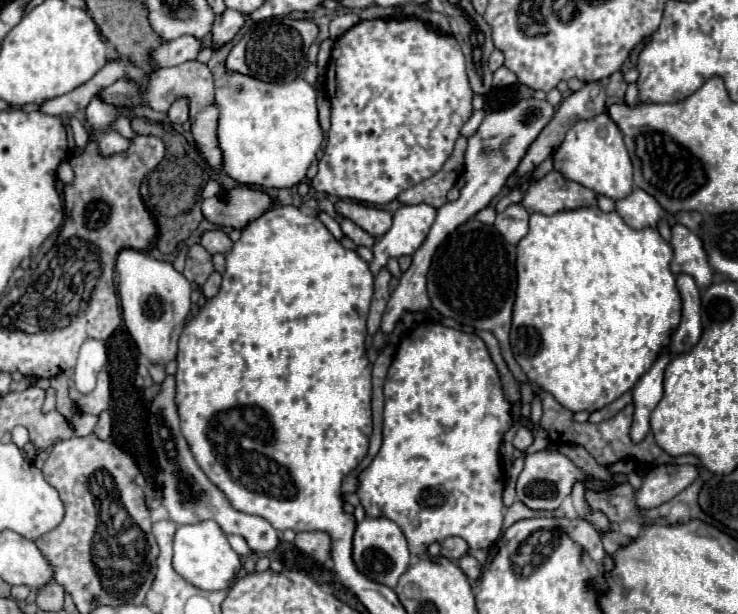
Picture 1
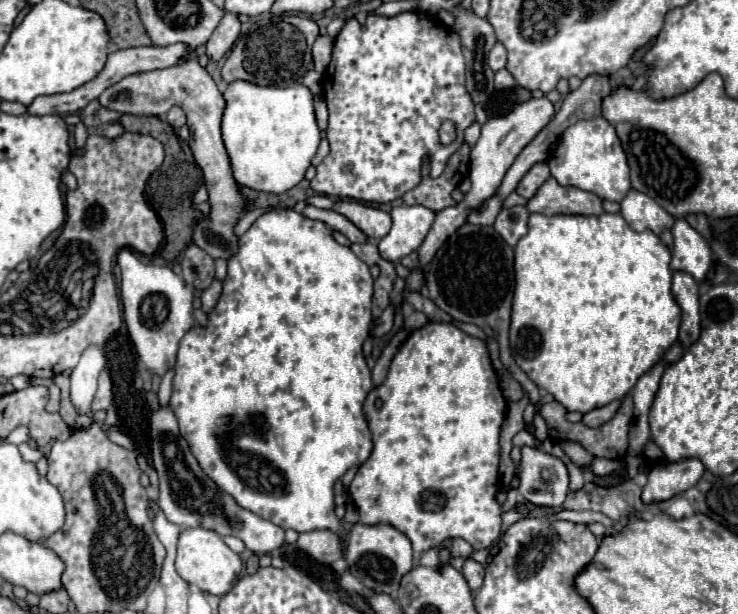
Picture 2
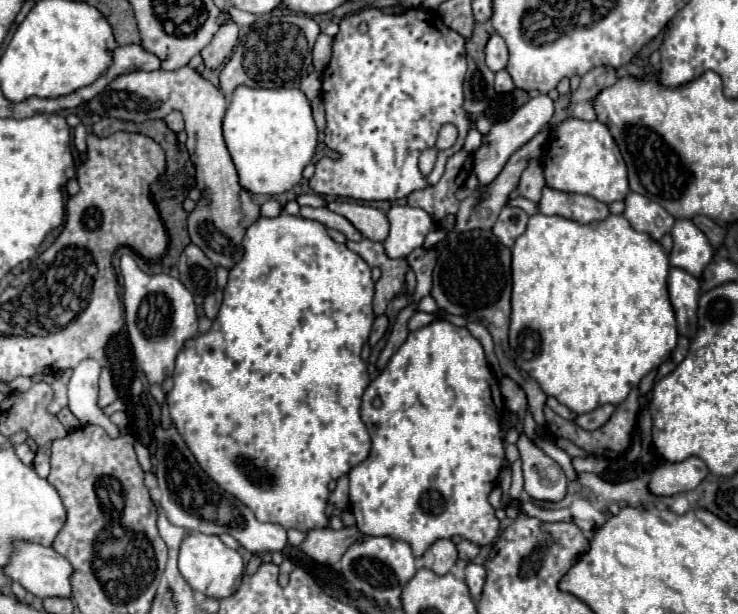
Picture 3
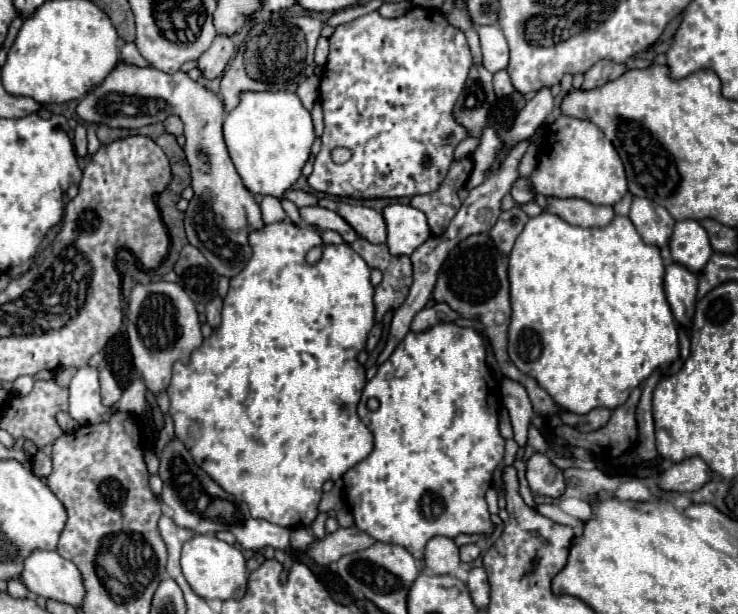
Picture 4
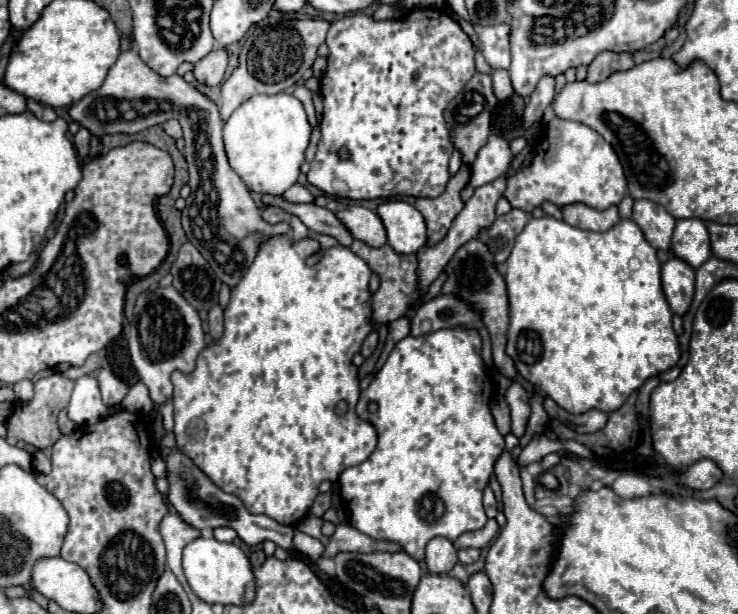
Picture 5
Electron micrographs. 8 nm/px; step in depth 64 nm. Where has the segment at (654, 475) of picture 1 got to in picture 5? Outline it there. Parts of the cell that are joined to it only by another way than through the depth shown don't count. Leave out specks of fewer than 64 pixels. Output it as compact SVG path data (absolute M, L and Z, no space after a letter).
M698 460L678 476L678 482L690 490L706 490L712 488L720 478L722 472L712 460Z

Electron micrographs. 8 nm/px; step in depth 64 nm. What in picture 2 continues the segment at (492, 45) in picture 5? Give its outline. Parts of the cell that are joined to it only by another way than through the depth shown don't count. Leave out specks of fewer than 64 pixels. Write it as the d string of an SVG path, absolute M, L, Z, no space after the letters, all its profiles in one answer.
M496 42L496 46L492 48L492 52L490 52L490 56L488 56L488 64L490 64L490 68L492 68L494 72L506 66L506 52L504 52L504 46L502 46L500 42Z

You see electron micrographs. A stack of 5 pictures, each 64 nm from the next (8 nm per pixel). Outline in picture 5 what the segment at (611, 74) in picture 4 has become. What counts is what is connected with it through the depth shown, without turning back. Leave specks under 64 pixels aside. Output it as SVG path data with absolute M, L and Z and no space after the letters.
M602 52L596 56L596 60L588 66L588 82L602 82L614 72L630 70L634 66L634 60L630 54L620 54L616 56L614 52Z

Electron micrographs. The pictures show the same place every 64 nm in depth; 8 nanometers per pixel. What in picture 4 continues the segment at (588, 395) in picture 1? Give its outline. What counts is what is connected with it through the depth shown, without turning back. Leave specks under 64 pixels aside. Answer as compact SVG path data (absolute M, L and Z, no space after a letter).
M542 212L528 220L522 234L516 238L516 244L510 252L510 266L508 266L508 280L510 280L510 300L512 300L512 320L508 332L508 356L510 360L528 376L536 378L536 382L552 396L556 404L566 408L574 414L588 414L594 408L616 408L624 404L630 392L640 386L654 370L670 366L678 358L678 334L676 322L670 310L670 304L664 294L664 260L660 256L660 248L646 244L642 236L636 232L634 224L628 216L614 216L610 224L600 228L580 228L574 224L564 222L556 214Z

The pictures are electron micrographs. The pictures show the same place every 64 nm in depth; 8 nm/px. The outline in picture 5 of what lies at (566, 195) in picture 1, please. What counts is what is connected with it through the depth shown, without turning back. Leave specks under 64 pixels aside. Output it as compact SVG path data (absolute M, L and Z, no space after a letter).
M566 204L566 206L560 206L560 212L564 216L564 222L568 222L570 226L576 226L582 230L594 230L594 232L604 232L620 220L616 206L606 210L594 210L586 204Z

